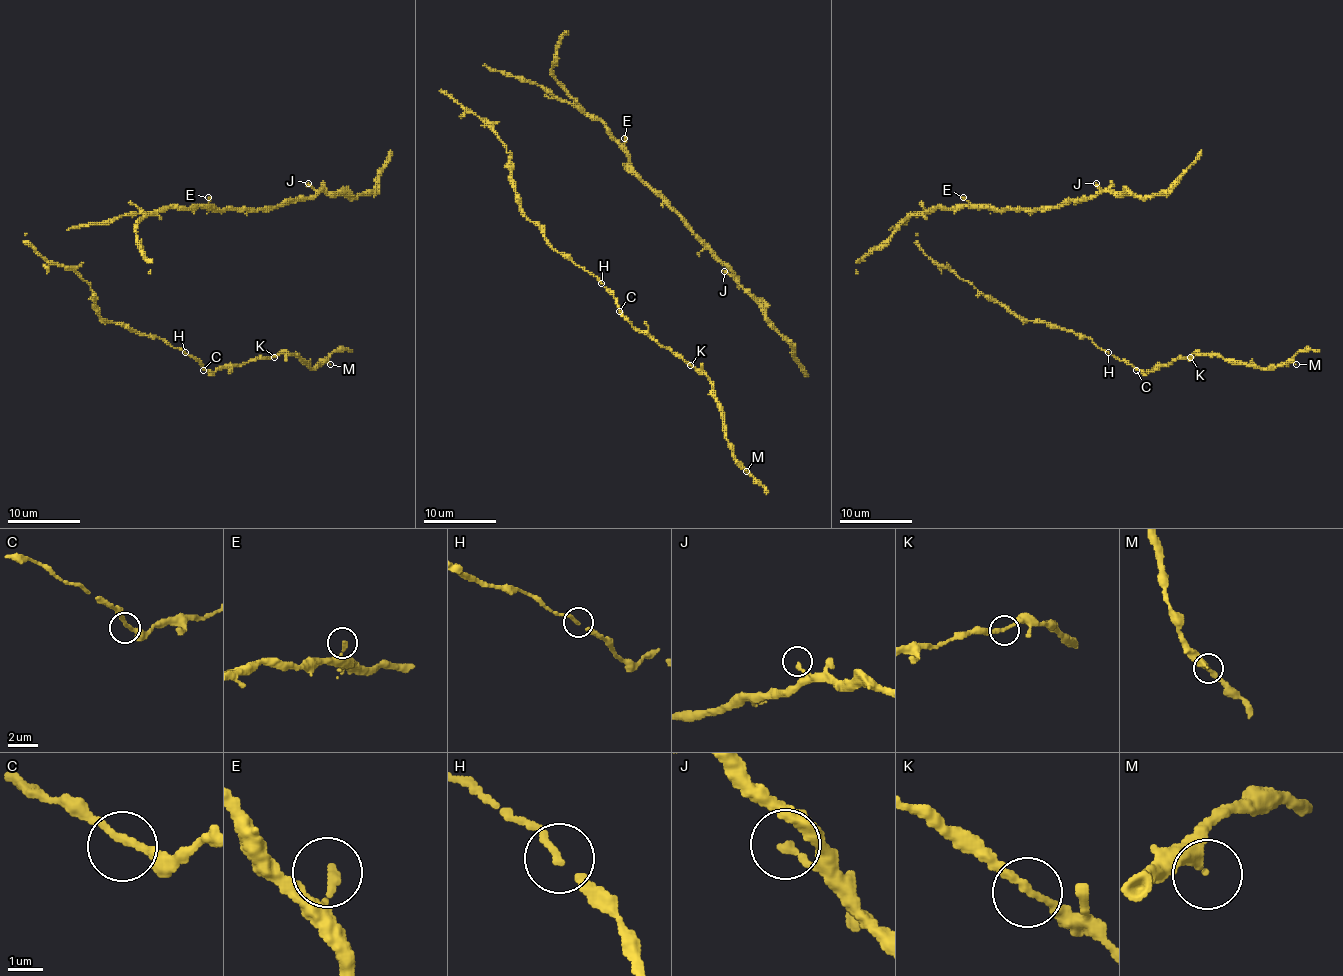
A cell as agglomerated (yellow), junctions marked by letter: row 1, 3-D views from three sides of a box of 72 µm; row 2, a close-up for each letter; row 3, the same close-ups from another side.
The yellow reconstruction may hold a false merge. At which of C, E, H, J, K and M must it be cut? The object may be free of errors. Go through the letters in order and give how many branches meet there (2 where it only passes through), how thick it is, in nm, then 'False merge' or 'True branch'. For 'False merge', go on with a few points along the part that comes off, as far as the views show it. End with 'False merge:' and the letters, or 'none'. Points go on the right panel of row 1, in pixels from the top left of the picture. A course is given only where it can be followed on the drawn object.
C: Branches: 2. Thickness 240 nm. True branch
E: Branches: 1. Thickness 260 nm. True branch
H: Branches: 2. Thickness 170 nm. True branch
J: Branches: 1. Thickness 320 nm. True branch
K: Branches: 2. Thickness 240 nm. True branch
M: Branches: 2. Thickness 280 nm. True branch
False merge: none

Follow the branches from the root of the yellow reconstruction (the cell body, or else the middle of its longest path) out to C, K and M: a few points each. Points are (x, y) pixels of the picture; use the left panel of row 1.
C: (47, 261), (70, 268), (90, 286), (96, 312), (105, 321), (156, 335), (194, 357), (203, 370)
K: (47, 261), (70, 268), (90, 286), (96, 312), (105, 321), (156, 335), (207, 370), (274, 357)
M: (47, 261), (90, 286), (105, 321), (156, 335), (207, 370), (281, 353), (310, 368), (330, 364)

